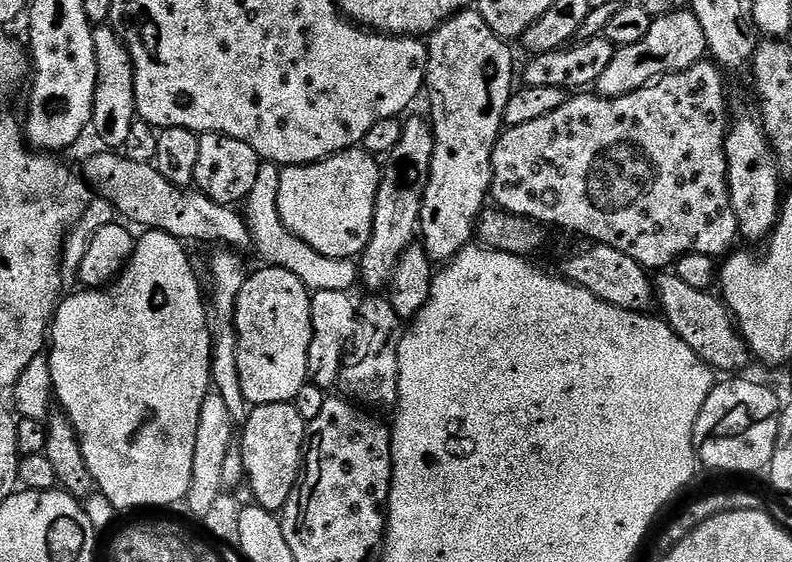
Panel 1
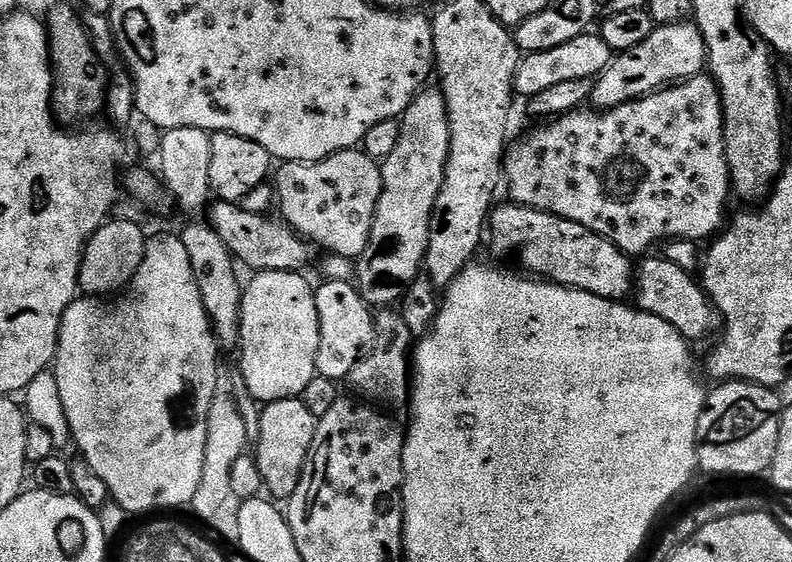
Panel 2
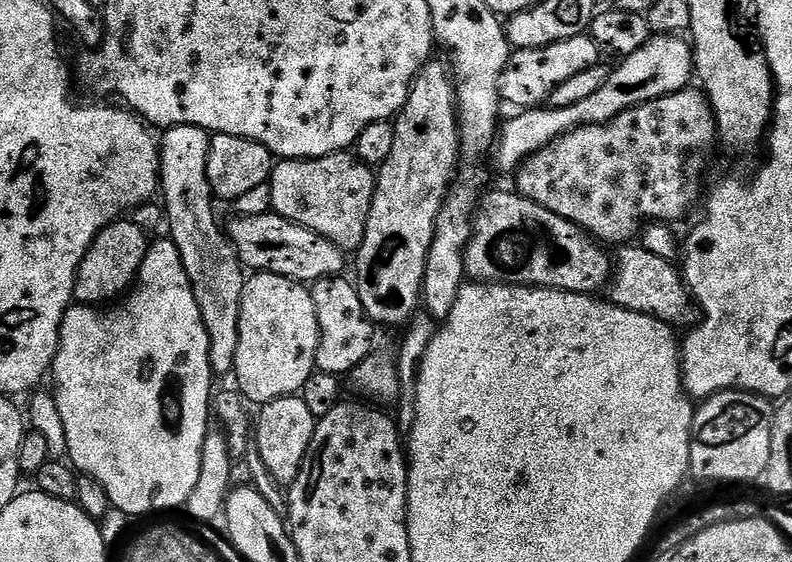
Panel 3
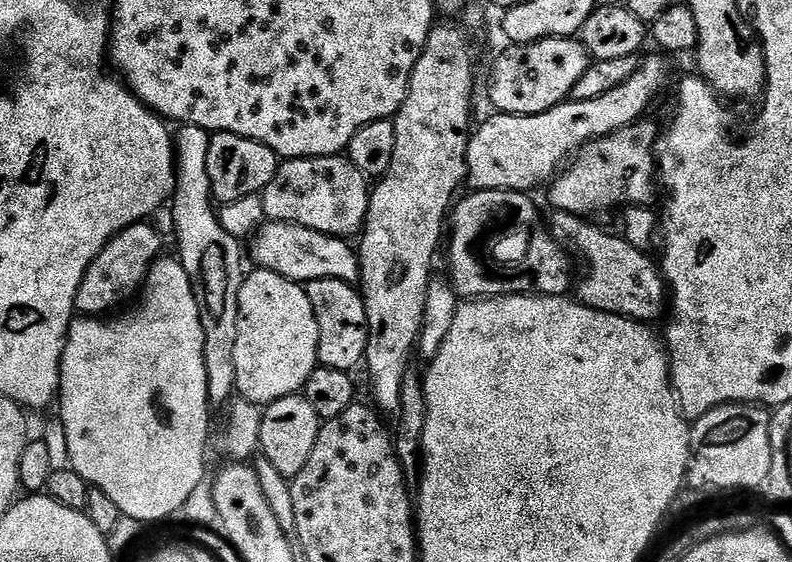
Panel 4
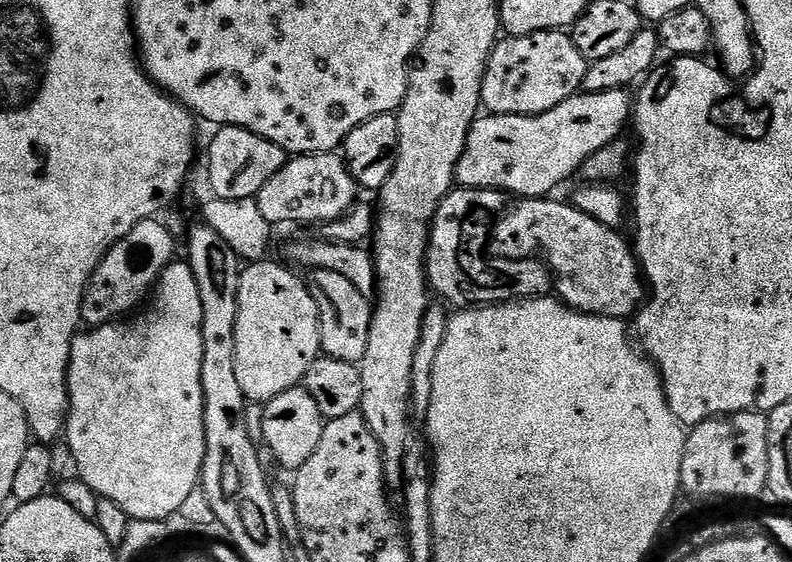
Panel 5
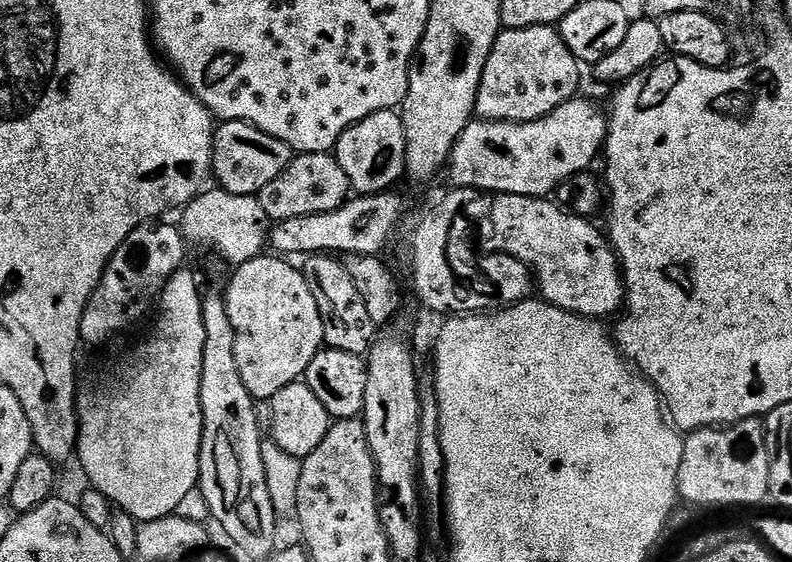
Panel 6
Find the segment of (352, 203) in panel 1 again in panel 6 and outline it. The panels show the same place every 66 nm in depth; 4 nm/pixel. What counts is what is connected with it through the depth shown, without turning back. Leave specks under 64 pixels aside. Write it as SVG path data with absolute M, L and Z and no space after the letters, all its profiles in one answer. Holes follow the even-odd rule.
M305 152L293 155L291 162L274 178L274 182L262 186L258 197L262 210L268 215L269 221L279 222L334 211L338 206L349 199L350 189L348 179L338 166L335 155L327 152Z

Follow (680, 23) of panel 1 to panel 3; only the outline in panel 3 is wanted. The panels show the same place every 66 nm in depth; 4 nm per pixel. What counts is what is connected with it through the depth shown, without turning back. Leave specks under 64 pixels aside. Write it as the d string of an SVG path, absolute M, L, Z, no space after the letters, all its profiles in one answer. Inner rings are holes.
M653 35L646 46L634 50L634 54L623 57L617 64L620 65L609 71L606 82L596 93L590 94L590 98L582 102L574 102L574 106L530 108L516 114L513 120L505 119L494 145L494 157L500 163L501 170L515 173L528 157L562 134L587 124L609 124L618 114L634 106L681 92L689 87L694 76L692 48L678 36Z

